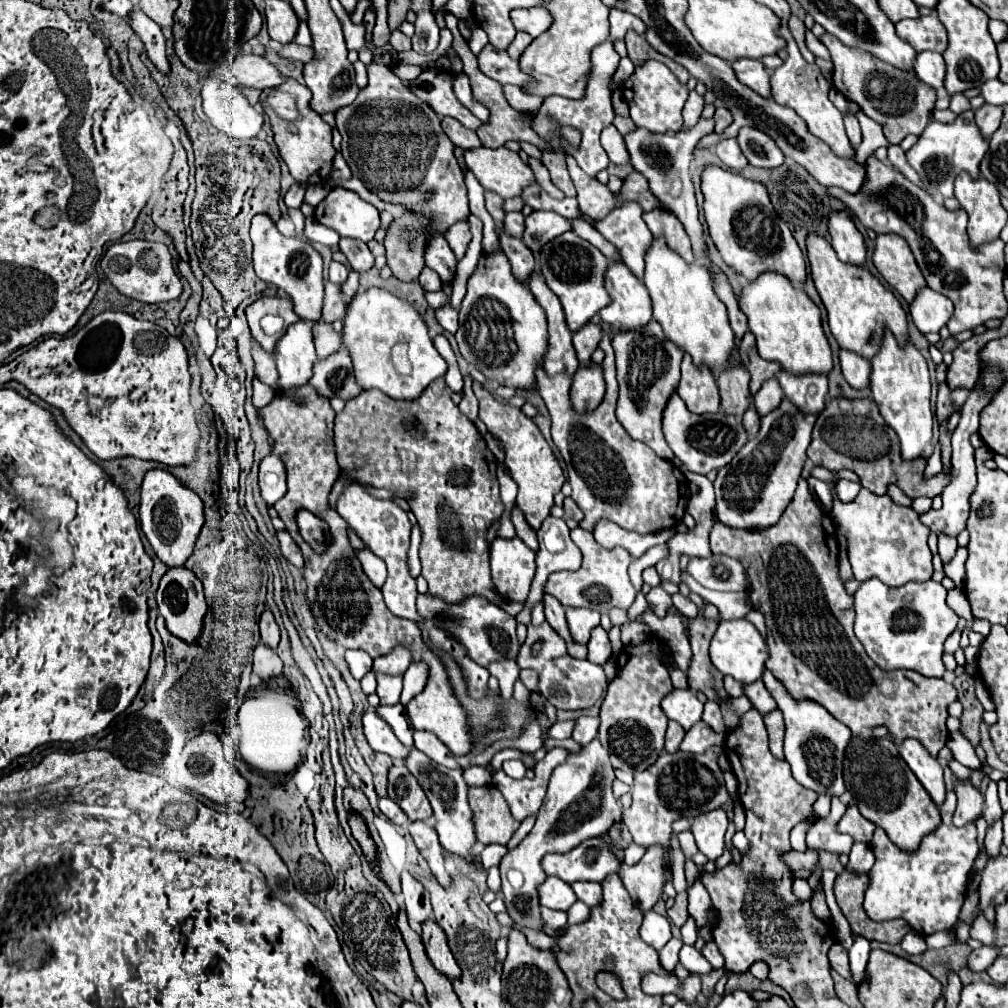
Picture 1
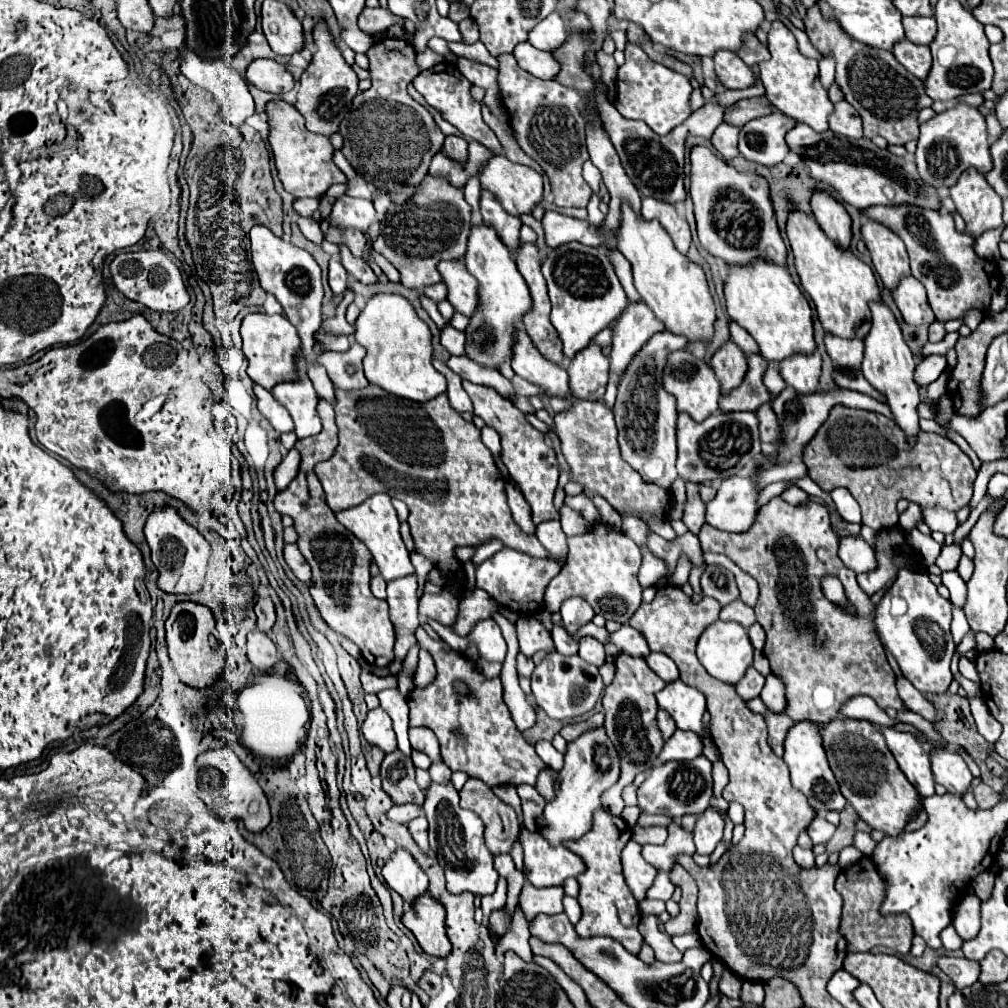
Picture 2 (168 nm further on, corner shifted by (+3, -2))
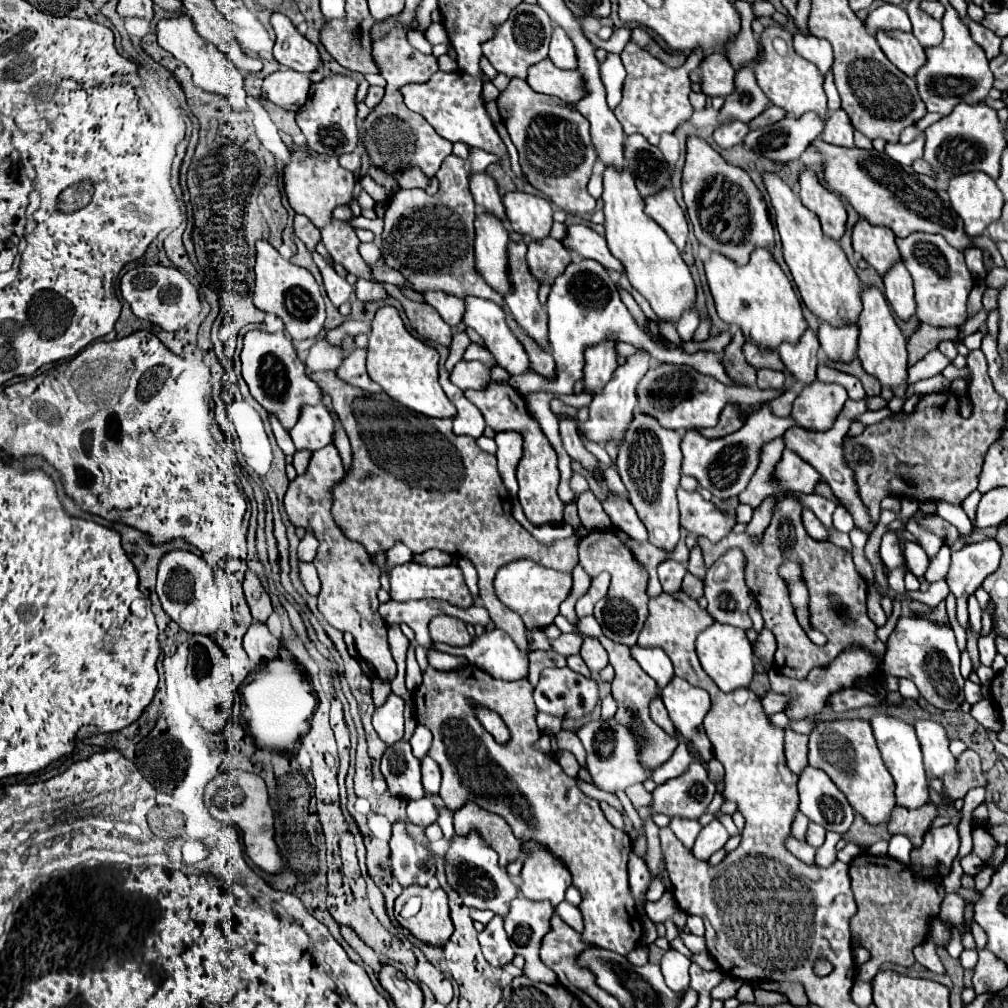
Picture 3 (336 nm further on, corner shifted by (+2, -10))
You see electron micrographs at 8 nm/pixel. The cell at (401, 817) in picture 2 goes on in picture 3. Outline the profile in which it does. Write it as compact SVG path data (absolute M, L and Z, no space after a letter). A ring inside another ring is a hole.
M422 797L408 803L408 821L420 827L428 827L438 821L438 807L430 797Z

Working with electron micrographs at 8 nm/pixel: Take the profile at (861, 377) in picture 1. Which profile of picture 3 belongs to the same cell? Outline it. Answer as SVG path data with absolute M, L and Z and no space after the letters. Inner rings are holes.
M820 323L818 339L824 353L832 361L850 361L858 351L858 327L852 323L842 323L838 327L830 323Z

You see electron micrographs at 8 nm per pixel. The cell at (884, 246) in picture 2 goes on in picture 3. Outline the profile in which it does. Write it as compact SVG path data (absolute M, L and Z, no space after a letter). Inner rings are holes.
M860 219L852 229L852 247L862 259L884 275L894 261L900 259L896 247L896 235L888 227L878 227Z

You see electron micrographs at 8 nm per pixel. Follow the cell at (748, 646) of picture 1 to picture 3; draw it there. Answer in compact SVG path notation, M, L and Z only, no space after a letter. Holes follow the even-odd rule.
M714 623L708 629L704 629L698 639L696 639L696 653L698 659L702 663L702 669L714 679L714 683L722 689L722 691L734 691L740 687L748 687L754 675L754 655L752 655L752 645L746 637L746 633L738 627L732 625L722 625L722 623Z

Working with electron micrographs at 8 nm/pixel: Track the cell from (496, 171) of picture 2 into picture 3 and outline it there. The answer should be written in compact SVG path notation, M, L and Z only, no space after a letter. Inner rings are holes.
M514 191L506 193L502 203L506 207L510 225L516 233L528 235L532 241L542 241L550 235L554 221L552 221L550 203L546 199Z

